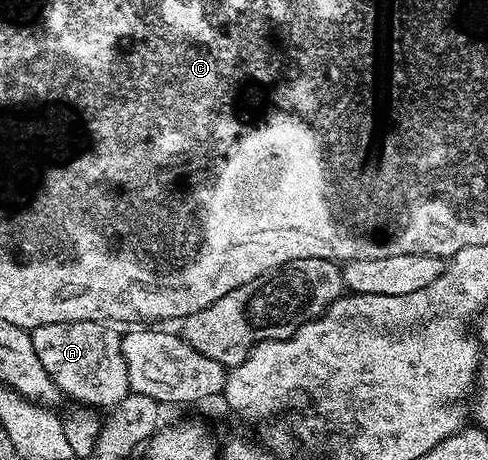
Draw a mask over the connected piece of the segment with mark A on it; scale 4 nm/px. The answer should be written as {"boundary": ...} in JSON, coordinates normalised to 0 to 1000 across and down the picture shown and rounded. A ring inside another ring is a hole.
{"boundary":[[[189,696],[86,707],[68,713],[61,726],[86,798],[137,865],[143,861],[176,885],[232,889],[268,852],[264,811],[250,772],[252,730],[240,720],[219,700]]]}

